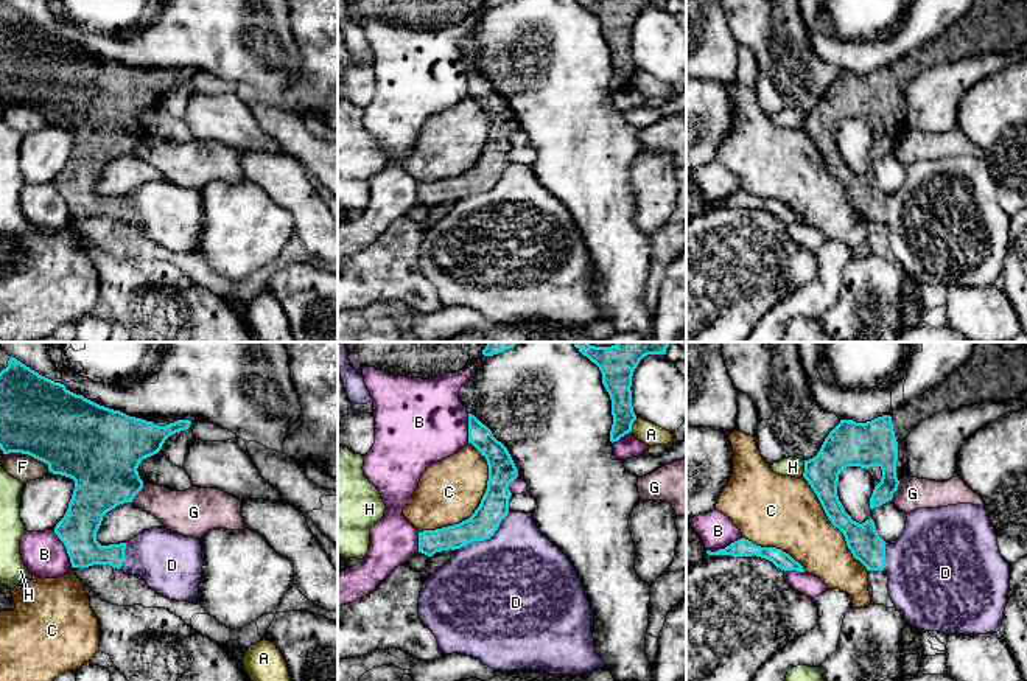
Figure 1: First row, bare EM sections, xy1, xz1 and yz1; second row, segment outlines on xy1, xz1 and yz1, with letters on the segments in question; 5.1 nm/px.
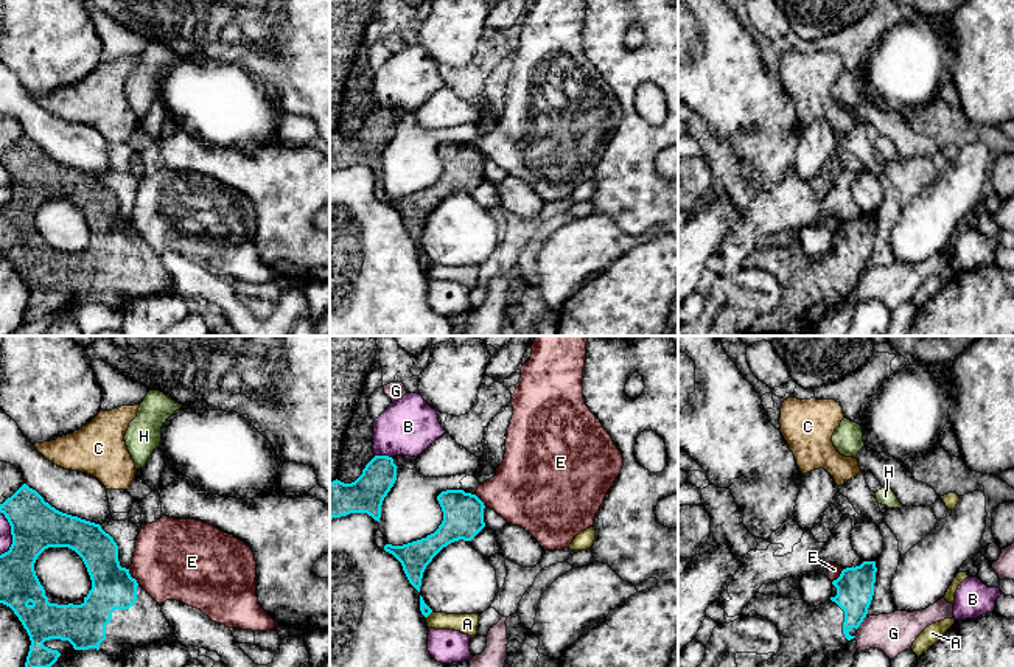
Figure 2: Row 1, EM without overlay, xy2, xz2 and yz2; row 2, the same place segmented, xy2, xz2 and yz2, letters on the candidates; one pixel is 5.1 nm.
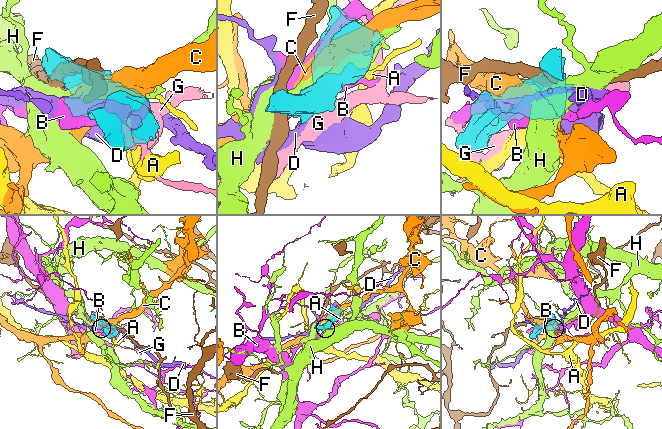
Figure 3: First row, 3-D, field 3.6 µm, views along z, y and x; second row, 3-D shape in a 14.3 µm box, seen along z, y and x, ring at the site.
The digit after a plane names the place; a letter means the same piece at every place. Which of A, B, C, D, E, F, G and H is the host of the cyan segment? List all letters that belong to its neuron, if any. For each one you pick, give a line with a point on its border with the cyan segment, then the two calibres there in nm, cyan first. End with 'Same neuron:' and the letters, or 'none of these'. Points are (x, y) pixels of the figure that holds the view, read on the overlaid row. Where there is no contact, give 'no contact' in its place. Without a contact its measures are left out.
Same neuron: none of these

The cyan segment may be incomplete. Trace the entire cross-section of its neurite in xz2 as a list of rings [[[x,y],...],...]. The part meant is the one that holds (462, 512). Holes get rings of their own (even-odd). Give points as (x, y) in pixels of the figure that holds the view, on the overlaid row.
[[[446,490],[437,496],[437,501],[443,521],[434,533],[403,546],[384,546],[384,550],[401,563],[409,583],[418,592],[426,566],[443,547],[459,540],[471,541],[485,527],[485,505],[476,494]]]

